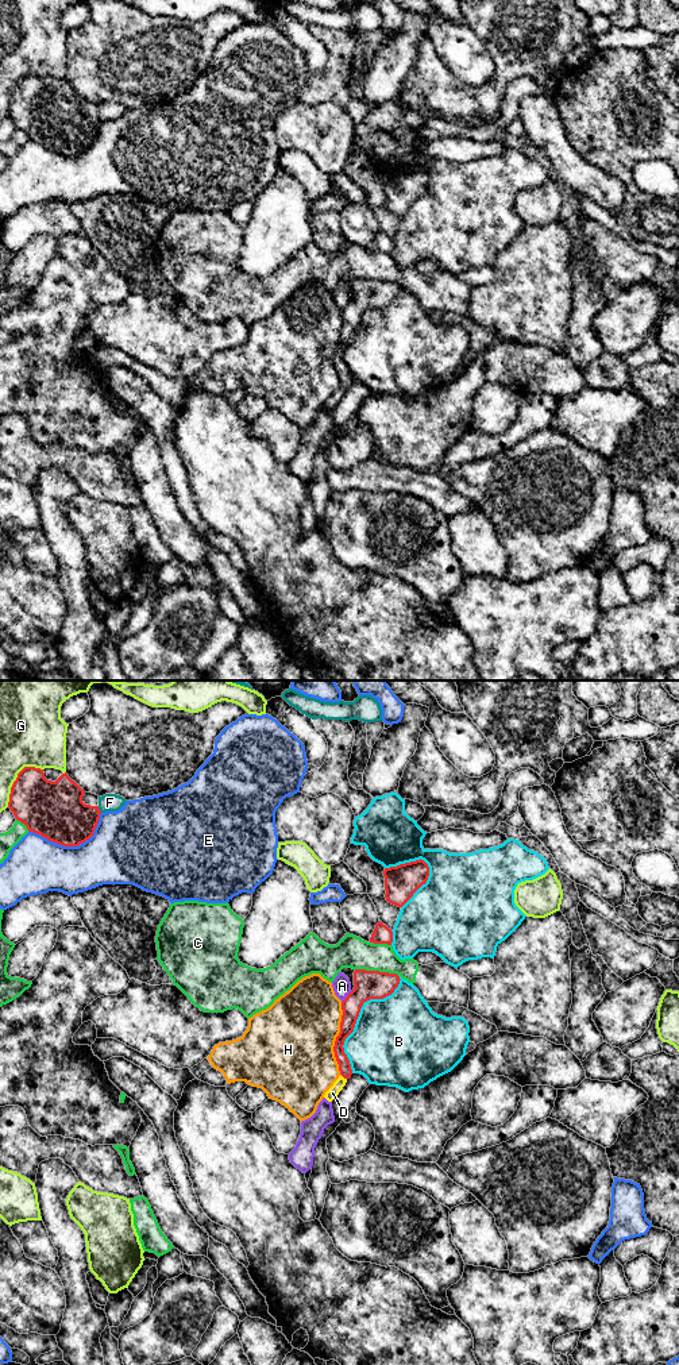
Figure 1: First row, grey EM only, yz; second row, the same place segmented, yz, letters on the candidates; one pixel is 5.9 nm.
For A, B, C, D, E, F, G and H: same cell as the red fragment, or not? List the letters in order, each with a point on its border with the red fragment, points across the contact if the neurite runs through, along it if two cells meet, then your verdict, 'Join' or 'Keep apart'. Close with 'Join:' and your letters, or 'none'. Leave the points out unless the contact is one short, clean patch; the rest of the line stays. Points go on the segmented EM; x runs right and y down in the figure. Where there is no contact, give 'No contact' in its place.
A: Touches red at yz (347, 997). Keep apart
B: Touches red at yz (358, 1015). Keep apart
C: Touches red at yz (377, 971). Keep apart
D: Touches red at yz (343, 1076). Path across: yz (344, 1067), (343, 1076), (332, 1092). Join
E: Touches red at yz (70, 845). Keep apart
F: Touches red at yz (99, 809). Keep apart
G: Touches red at yz (16, 778). Keep apart
H: Touches red at yz (336, 1038). Keep apart
Join: D

